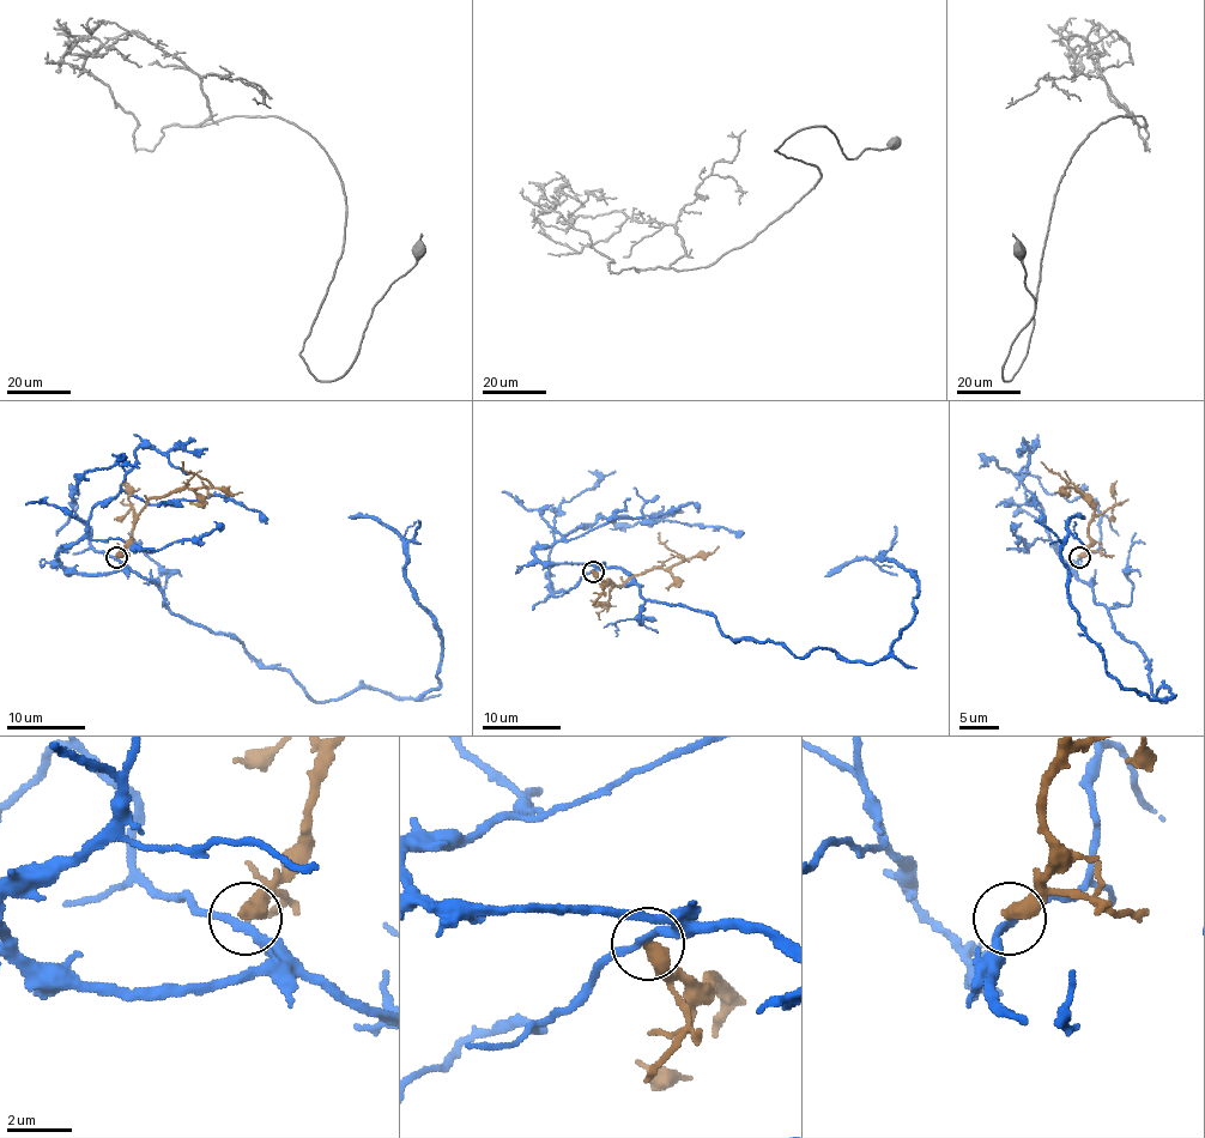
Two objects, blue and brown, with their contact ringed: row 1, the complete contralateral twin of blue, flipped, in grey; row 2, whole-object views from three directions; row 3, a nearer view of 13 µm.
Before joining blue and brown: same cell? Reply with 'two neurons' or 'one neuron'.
two neurons

